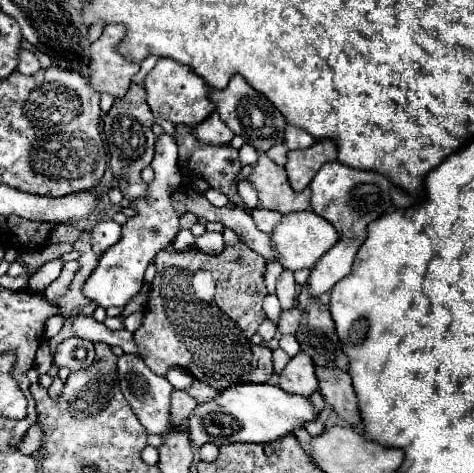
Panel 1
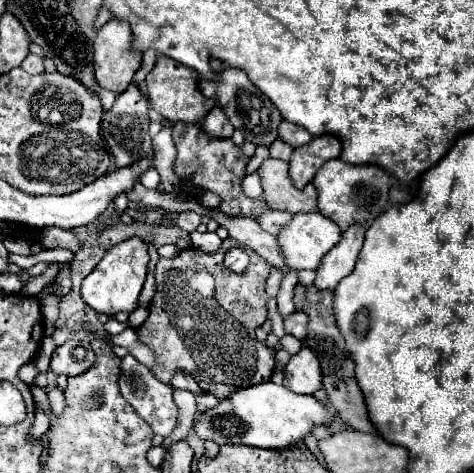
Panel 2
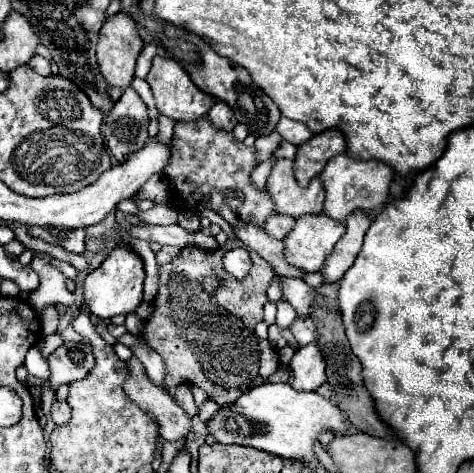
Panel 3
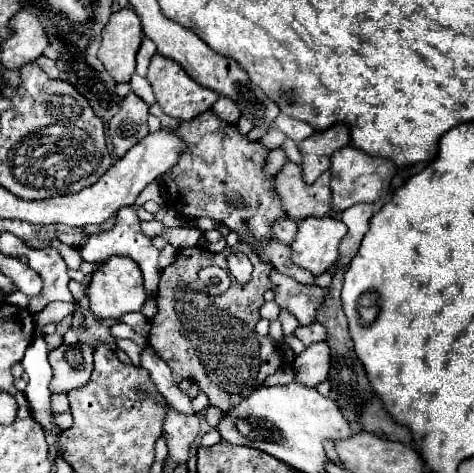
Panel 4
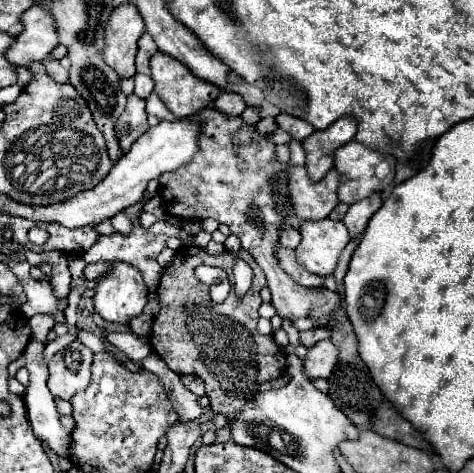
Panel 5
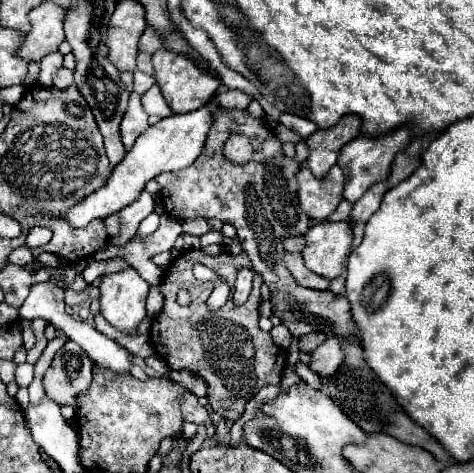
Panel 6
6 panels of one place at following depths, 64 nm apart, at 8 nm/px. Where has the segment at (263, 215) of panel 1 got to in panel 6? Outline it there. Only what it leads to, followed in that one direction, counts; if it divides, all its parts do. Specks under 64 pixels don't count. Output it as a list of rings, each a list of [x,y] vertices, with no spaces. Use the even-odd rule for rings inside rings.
[[[304,236],[288,238],[288,240],[284,242],[284,248],[286,248],[288,252],[292,252],[292,254],[302,254],[304,248],[306,248],[306,240],[304,240]]]

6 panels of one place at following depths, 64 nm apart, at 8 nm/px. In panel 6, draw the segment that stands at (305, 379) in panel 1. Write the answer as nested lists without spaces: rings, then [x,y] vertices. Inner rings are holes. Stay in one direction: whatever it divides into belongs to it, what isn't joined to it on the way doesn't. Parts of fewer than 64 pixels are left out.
[[[332,336],[324,344],[320,344],[320,348],[316,348],[316,354],[312,354],[312,360],[308,366],[322,376],[332,376],[342,362],[344,362],[342,342],[340,338]]]

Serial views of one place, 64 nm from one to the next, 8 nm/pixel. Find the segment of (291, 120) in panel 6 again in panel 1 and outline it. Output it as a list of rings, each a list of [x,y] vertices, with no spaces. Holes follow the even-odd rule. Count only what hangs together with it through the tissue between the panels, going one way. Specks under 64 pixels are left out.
[[[286,126],[284,130],[284,144],[290,148],[290,150],[296,150],[296,148],[308,148],[314,144],[314,138],[302,130],[302,128],[296,128],[296,126]]]

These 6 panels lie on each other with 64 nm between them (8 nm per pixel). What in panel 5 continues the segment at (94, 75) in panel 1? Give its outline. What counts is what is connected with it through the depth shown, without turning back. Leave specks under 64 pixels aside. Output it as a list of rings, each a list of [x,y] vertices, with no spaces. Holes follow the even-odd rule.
[[[120,4],[114,8],[108,28],[104,32],[104,60],[112,66],[120,78],[134,76],[136,42],[144,34],[144,20],[134,4]]]

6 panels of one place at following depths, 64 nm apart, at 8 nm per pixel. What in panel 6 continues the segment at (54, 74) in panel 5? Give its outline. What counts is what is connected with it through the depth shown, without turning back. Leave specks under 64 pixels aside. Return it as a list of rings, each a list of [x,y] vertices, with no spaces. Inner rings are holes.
[[[60,68],[56,72],[56,76],[54,76],[54,86],[60,88],[60,90],[64,90],[64,88],[68,88],[72,84],[74,84],[74,72],[68,70],[68,68]]]

